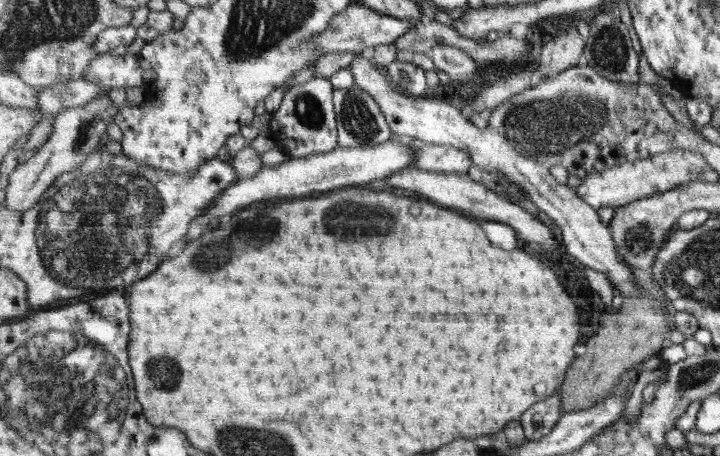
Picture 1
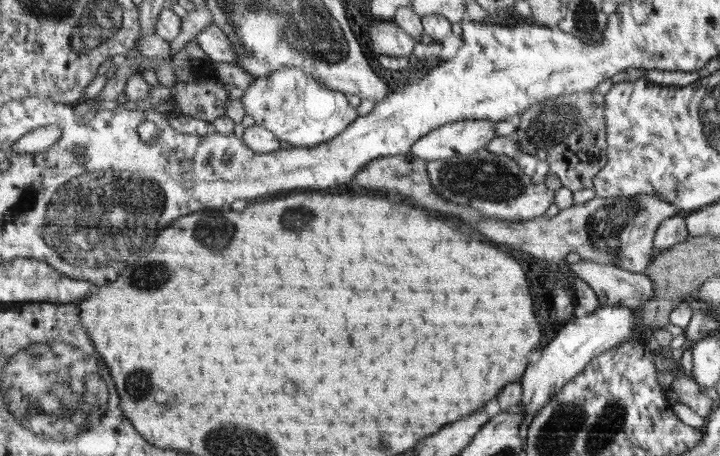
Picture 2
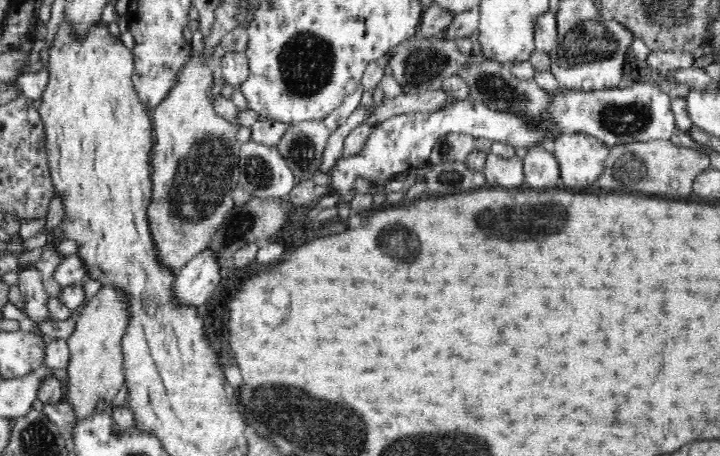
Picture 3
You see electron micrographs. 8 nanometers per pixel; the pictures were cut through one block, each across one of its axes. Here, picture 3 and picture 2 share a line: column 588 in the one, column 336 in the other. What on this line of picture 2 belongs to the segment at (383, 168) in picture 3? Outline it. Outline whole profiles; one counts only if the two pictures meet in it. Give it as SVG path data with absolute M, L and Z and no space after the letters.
M281 69L270 77L257 77L241 97L245 113L257 124L267 126L279 140L293 147L316 147L348 130L360 118L344 92L327 88L302 71Z

